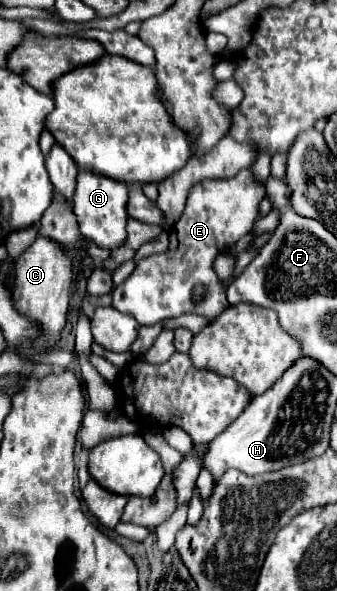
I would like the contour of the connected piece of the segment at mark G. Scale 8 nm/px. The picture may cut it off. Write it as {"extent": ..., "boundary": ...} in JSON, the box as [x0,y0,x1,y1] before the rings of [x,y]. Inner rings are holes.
{"extent":[72,170,128,250],"boundary":[[[80,170],[78,186],[72,200],[72,210],[78,218],[80,232],[84,238],[108,250],[122,246],[122,242],[126,240],[126,222],[128,222],[126,204],[128,204],[128,188],[124,182],[94,174],[90,170]]]}

